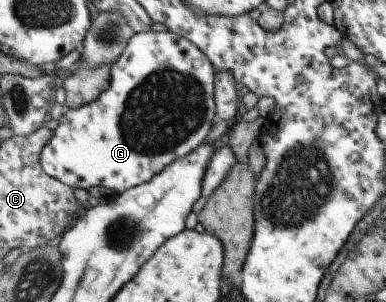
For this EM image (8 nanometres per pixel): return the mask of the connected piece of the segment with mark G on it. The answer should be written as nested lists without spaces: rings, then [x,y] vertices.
[[[150,30],[144,33],[136,33],[126,45],[124,54],[111,66],[110,86],[94,102],[81,106],[78,109],[70,109],[60,118],[58,128],[54,130],[55,136],[52,137],[52,140],[43,150],[41,161],[43,162],[44,170],[73,189],[103,186],[104,188],[110,188],[115,194],[123,193],[125,190],[151,181],[159,172],[166,169],[168,165],[178,161],[179,158],[188,156],[202,146],[202,142],[210,134],[210,130],[214,126],[214,118],[217,115],[215,99],[215,78],[217,76],[218,72],[208,55],[204,54],[204,51],[200,50],[200,47],[196,46],[195,42],[188,40],[186,37],[170,30],[166,32],[153,32]]]

